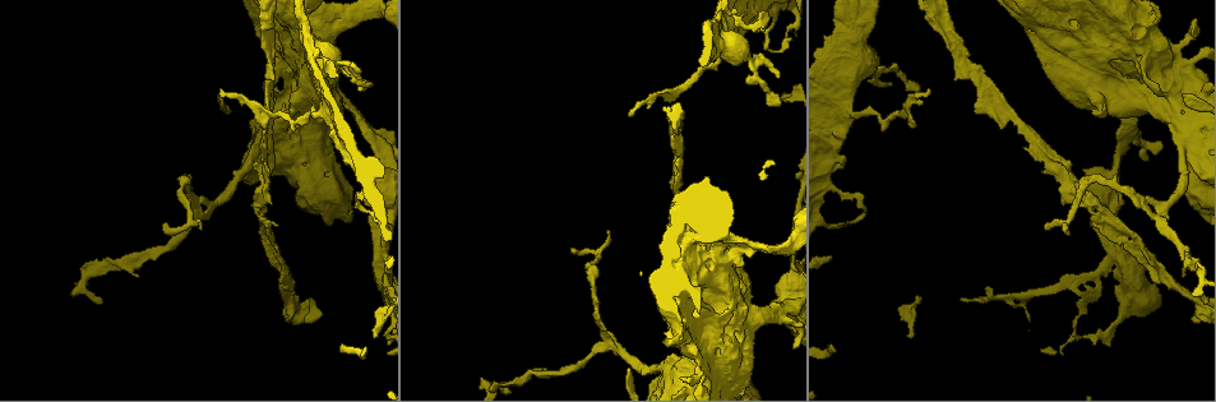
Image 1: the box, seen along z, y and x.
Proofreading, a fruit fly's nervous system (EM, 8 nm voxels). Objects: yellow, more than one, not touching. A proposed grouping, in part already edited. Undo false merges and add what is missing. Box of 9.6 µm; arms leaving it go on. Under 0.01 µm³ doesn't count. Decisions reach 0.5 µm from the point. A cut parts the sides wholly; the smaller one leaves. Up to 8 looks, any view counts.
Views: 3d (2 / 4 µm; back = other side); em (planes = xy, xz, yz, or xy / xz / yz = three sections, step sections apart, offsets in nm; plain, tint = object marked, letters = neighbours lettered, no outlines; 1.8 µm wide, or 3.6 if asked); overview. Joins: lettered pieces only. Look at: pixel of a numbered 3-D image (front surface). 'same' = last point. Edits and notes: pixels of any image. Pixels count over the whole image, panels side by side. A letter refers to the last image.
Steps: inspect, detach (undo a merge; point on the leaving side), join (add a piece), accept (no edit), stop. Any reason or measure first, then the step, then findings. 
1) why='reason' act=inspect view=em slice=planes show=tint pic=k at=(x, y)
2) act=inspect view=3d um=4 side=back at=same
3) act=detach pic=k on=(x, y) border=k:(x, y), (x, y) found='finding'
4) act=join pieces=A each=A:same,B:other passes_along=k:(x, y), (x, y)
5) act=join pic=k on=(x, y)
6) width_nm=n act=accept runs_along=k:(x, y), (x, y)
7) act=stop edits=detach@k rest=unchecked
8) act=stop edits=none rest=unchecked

why='an open end' act=inspect view=em slice=yz step=4 show=tint pic=1 at=(1090, 226)

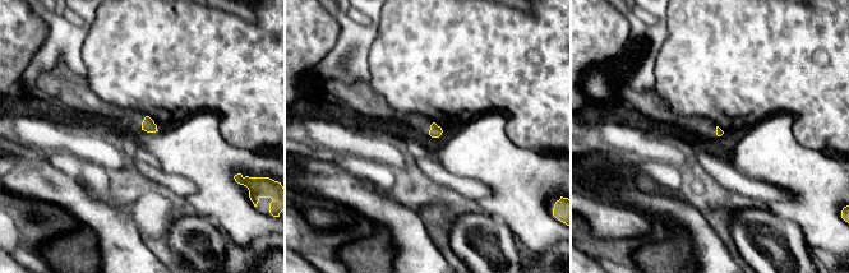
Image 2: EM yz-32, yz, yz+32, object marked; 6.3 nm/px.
why='another direction' act=inspect view=em slice=planes show=letters at=same

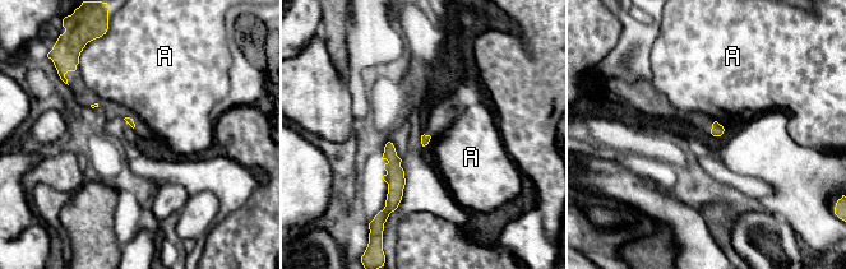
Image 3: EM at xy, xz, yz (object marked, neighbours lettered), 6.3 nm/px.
act=accept each=A:other border=3:(715, 120), (724, 126) found='no lettered piece goes on from it'

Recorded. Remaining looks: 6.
why='abrupt turn' act=inspect view=em slice=xz step=16 show=tint pic=1 at=(1184, 164)

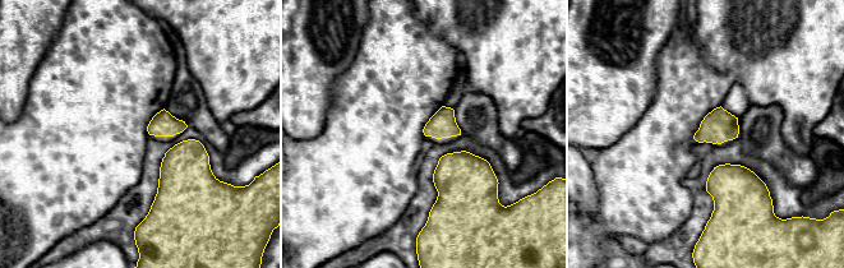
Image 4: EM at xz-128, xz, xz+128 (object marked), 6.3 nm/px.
act=inspect view=em slice=planes show=tint at=same

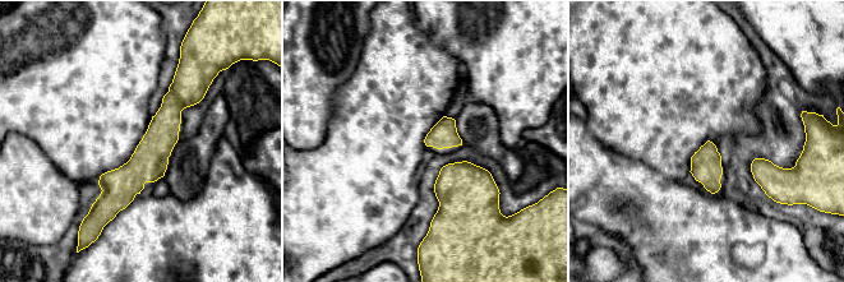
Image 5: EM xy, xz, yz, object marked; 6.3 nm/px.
act=inspect view=em slice=planes show=letters at=same

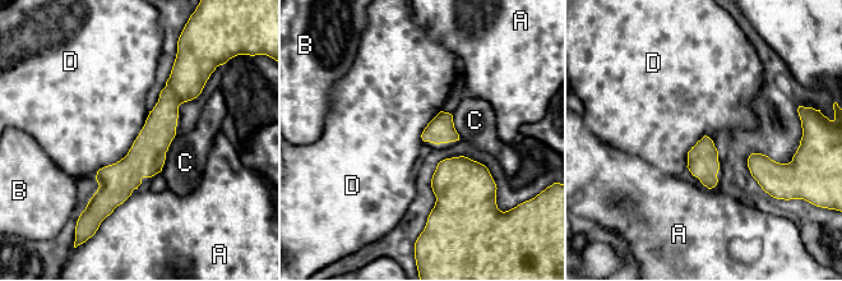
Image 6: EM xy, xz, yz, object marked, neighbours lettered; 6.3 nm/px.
act=accept each=A:other,B:other,C:other,D:other runs_along=6:(176, 73), (148, 152), (97, 203) found='all the same neuron'

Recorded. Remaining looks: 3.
why='abrupt turn' act=inspect view=em um=3.6 slice=planes show=tint pic=1 at=(1143, 41)

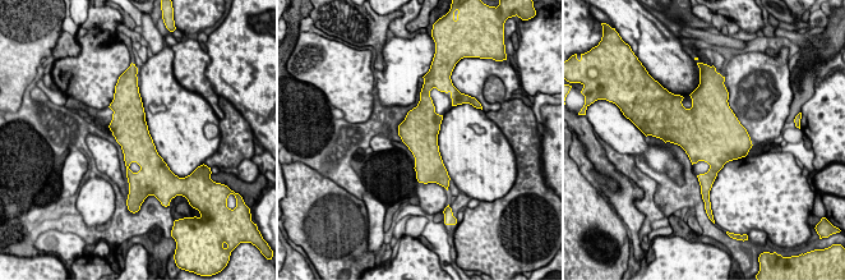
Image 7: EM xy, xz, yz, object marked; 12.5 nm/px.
act=inspect view=em um=3.6 slice=planes show=letters at=same

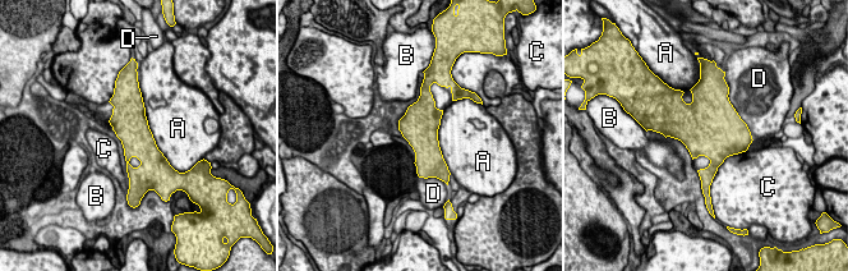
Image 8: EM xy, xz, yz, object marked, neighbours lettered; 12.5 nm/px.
act=accept each=A:other,B:other,C:other,D:other border=8:(139, 90), (148, 128), (169, 161) found='all the same neuron'

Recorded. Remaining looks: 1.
act=stop edits=none rest=unchecked

